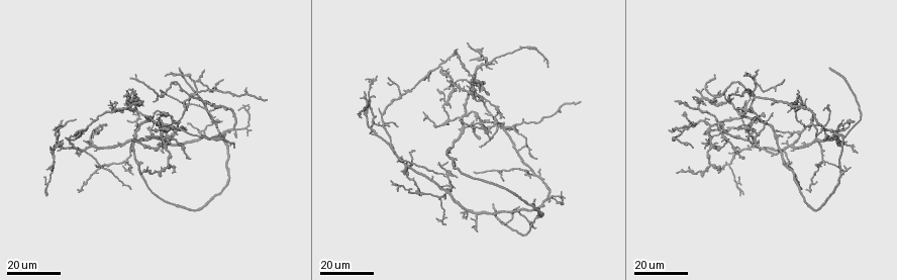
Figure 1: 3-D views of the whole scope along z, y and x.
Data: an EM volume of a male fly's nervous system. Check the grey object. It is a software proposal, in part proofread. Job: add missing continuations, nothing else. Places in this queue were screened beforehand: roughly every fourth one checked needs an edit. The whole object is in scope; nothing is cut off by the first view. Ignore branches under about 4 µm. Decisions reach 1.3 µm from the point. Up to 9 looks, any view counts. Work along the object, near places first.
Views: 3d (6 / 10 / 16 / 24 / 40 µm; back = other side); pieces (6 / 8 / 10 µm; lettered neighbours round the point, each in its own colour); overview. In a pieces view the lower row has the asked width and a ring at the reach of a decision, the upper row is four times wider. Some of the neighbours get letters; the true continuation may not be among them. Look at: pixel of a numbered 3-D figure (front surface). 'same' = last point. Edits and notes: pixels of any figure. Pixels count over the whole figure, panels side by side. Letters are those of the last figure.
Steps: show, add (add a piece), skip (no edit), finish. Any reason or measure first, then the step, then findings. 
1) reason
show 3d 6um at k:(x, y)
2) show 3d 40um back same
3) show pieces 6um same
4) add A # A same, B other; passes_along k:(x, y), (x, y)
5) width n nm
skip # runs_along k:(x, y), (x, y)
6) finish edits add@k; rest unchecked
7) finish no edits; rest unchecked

show 3d 24um at 1:(732, 99)

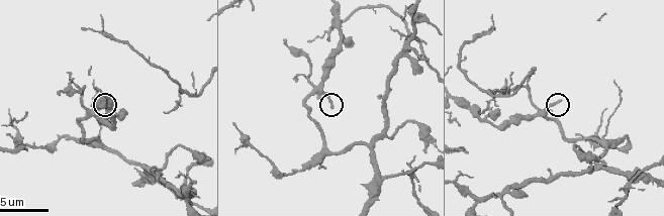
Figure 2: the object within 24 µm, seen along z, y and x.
see the neighbours
show pieces 10um at 2:(559, 103)

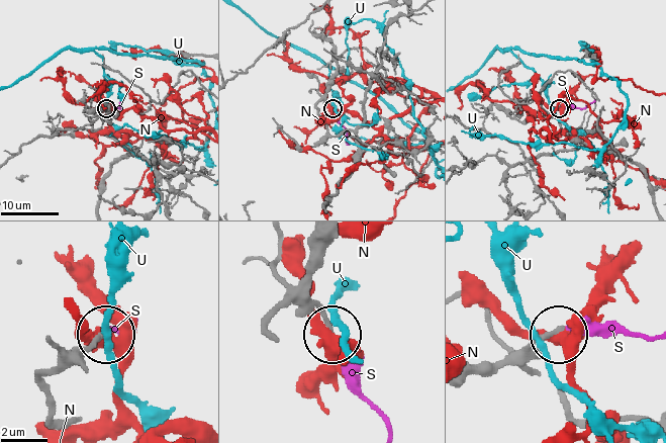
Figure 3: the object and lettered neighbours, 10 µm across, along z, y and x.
width 180 nm
add S # N other, S same, U other; it goes on there

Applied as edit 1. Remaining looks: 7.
see it whole again
show overview

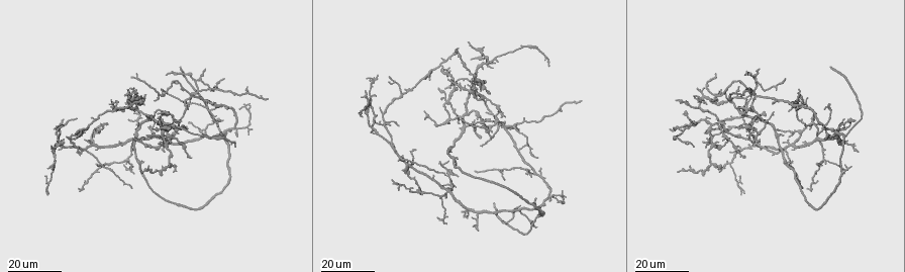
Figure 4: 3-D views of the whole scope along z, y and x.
tapers out
show 3d 16um at 4:(74, 119)

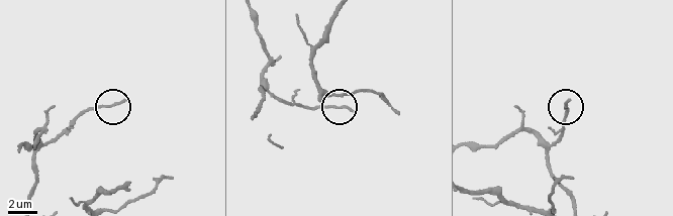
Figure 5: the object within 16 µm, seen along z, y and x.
show pieces 8um at 5:(123, 101)

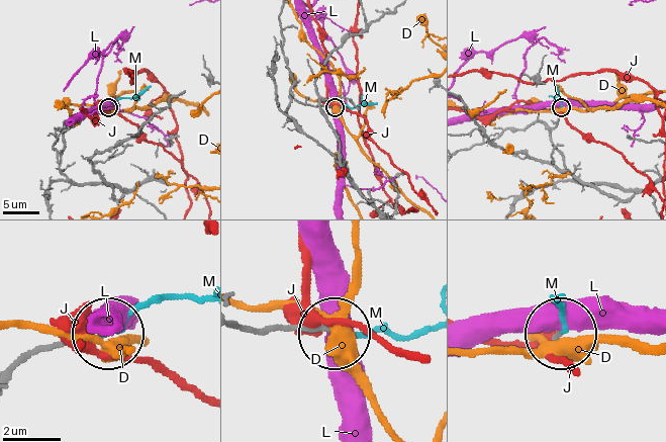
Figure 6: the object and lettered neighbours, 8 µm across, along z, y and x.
width 160 nm
add M # D other, J other, L other, M same; passes_along 6:(36, 352), (99, 340), (135, 311), (165, 300), (201, 298); the cell continues

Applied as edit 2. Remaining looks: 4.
redraw
show overview

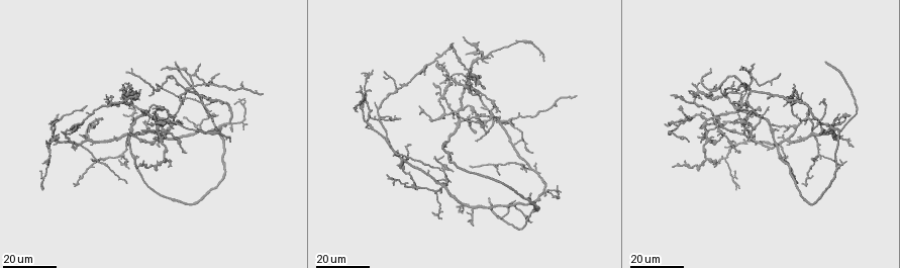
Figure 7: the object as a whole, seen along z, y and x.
tapers out
show 3d 24um at 7:(107, 102)

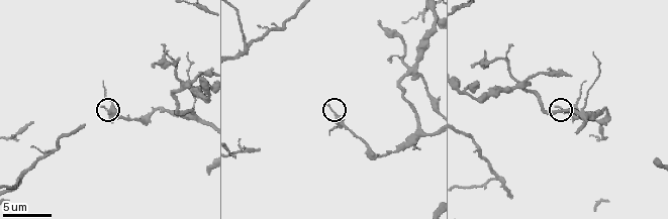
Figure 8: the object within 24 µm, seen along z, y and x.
see the neighbours
show pieces 8um at 8:(329, 106)

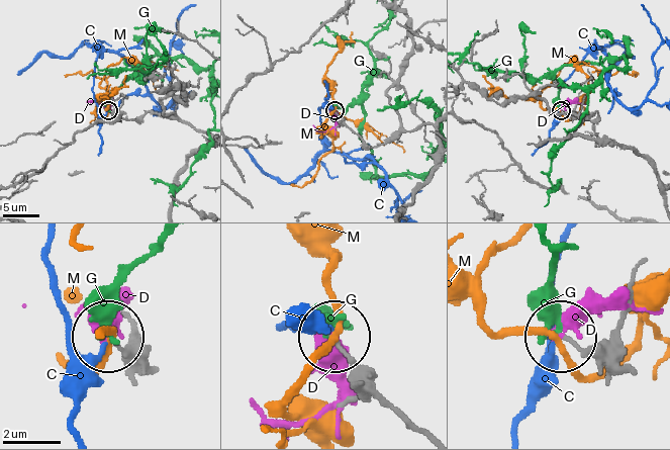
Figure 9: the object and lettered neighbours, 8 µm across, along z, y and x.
skip # C other, D other, G other, M other; runs_along 9:(619, 369), (564, 335); no lettered piece goes on from it

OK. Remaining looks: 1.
finish edits add@3, add@6; rest unchecked

